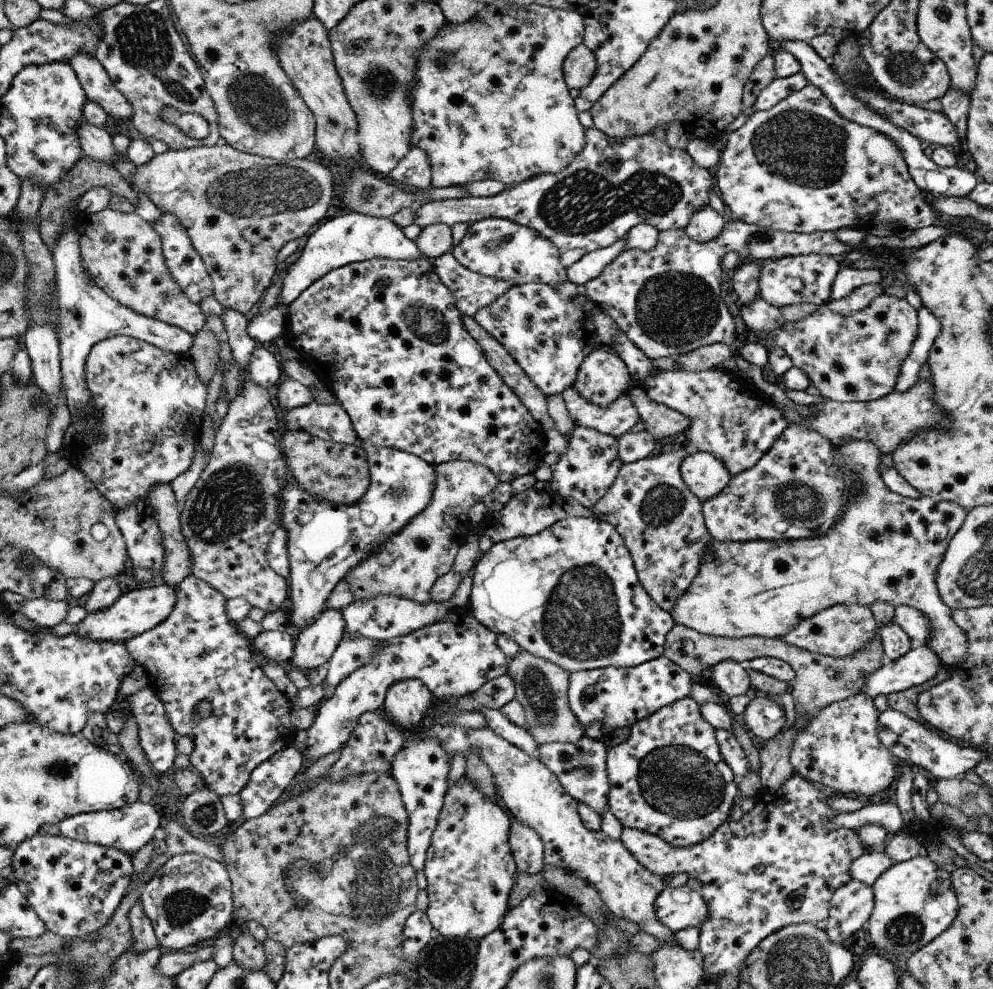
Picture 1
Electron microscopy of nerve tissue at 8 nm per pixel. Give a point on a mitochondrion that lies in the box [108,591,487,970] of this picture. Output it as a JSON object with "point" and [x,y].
{"point":[360,875]}

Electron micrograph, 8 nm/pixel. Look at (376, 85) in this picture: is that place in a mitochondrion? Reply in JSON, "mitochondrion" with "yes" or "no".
{"mitochondrion":"yes"}

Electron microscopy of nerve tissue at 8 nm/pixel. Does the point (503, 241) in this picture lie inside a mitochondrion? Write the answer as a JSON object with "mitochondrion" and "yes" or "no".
{"mitochondrion":"yes"}

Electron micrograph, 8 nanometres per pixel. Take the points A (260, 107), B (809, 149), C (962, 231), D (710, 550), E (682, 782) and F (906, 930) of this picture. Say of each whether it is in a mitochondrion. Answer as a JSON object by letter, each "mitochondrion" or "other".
{"A":"mitochondrion","B":"mitochondrion","C":"other","D":"other","E":"mitochondrion","F":"mitochondrion"}

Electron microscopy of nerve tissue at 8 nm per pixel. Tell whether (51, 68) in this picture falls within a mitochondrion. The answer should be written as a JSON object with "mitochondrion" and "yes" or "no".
{"mitochondrion":"no"}

